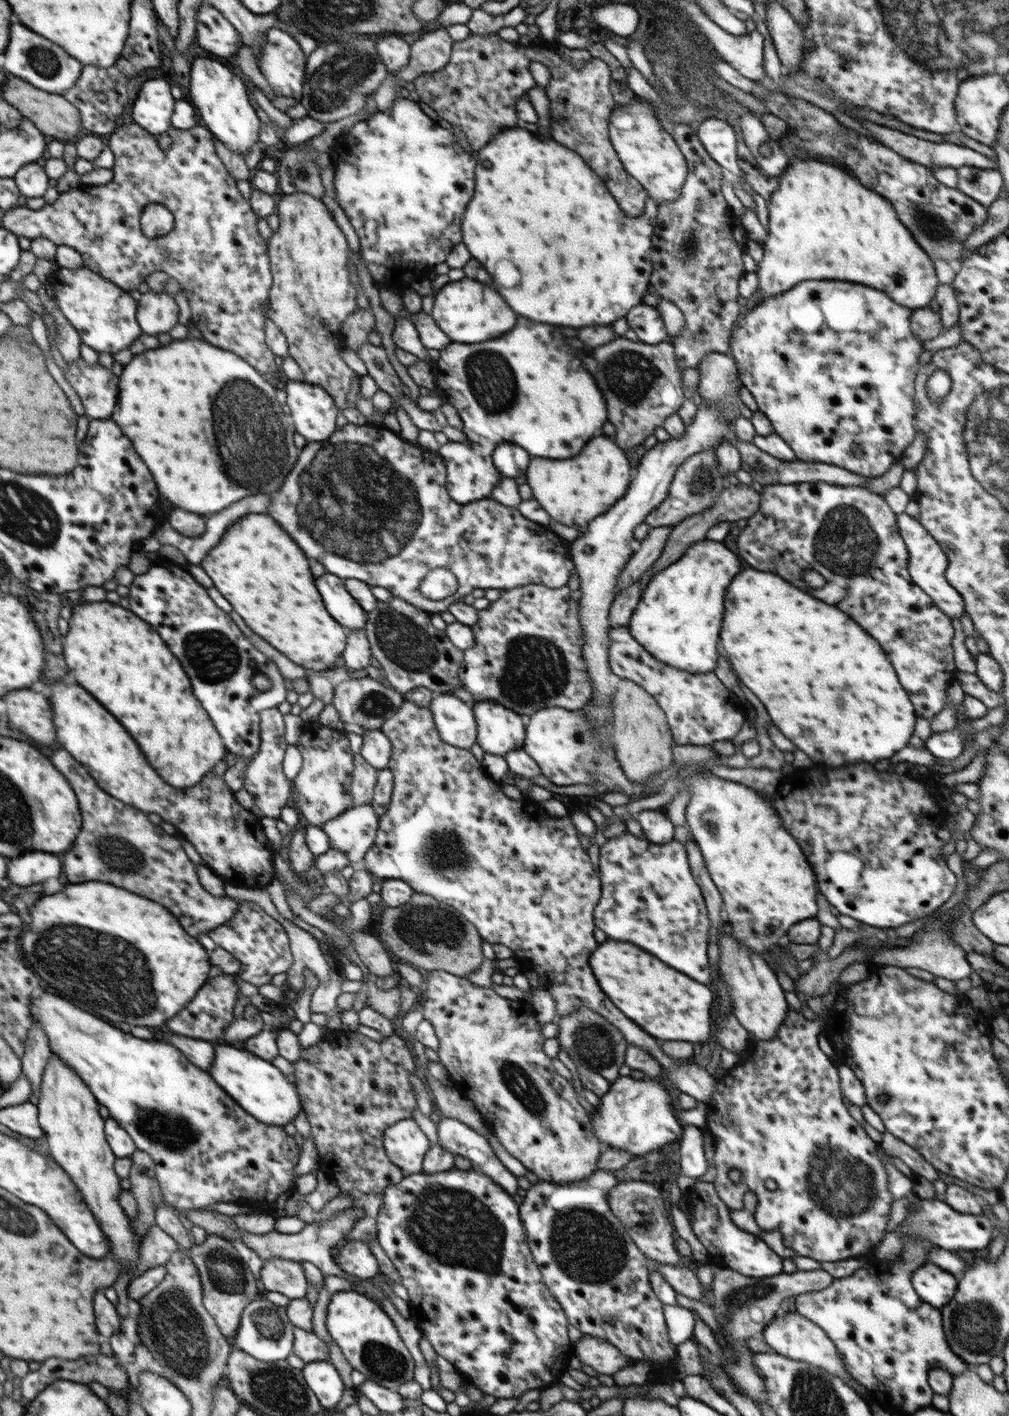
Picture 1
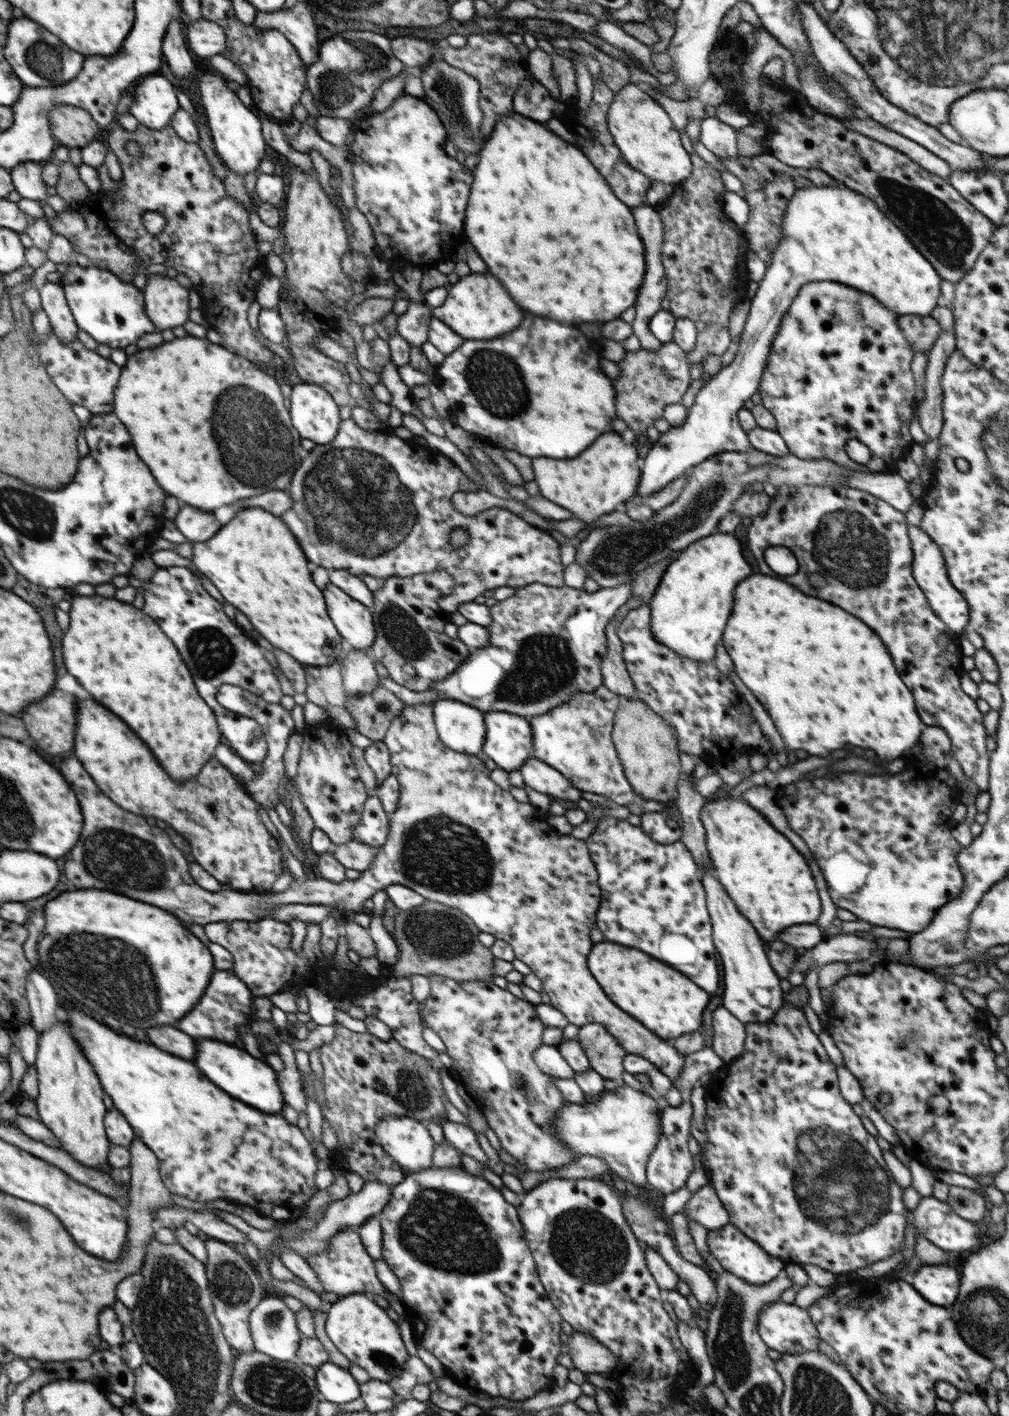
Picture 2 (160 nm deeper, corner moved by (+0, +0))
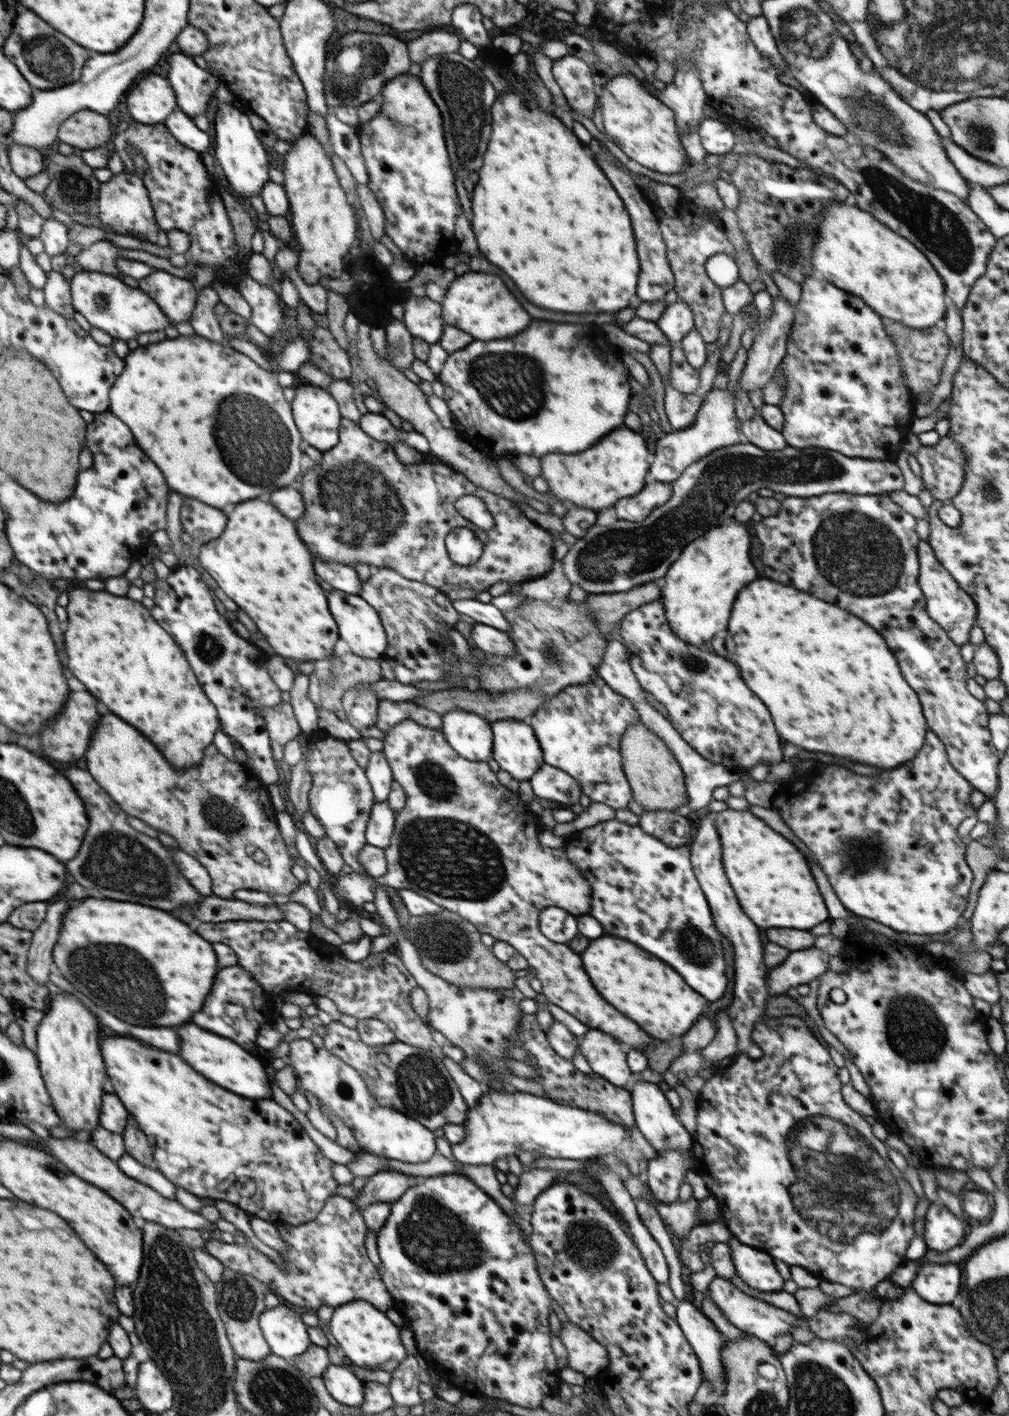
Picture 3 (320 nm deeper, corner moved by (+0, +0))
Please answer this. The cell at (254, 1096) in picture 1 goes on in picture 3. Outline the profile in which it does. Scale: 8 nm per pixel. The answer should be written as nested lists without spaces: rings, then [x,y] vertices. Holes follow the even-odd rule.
[[[184,1024],[178,1028],[180,1036],[180,1056],[202,1076],[206,1076],[210,1082],[216,1082],[218,1086],[244,1096],[244,1098],[266,1098],[272,1096],[271,1070],[267,1062],[258,1062],[252,1054],[236,1046],[236,1042],[228,1038],[220,1038],[218,1034],[212,1034],[208,1030],[200,1030],[194,1024]],[[266,1066],[266,1070],[264,1070]]]

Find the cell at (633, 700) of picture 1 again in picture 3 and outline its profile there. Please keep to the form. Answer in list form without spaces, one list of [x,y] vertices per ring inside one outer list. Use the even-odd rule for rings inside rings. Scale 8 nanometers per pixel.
[[[641,721],[628,727],[620,739],[624,772],[633,790],[633,800],[645,811],[674,811],[688,804],[685,776],[672,751],[660,736],[648,730]]]

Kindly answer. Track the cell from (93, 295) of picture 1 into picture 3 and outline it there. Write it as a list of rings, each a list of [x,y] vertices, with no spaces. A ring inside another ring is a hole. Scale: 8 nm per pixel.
[[[78,268],[70,280],[72,304],[92,328],[107,332],[114,339],[130,340],[142,333],[152,333],[164,330],[170,326],[163,309],[146,291],[139,287],[130,287],[115,275],[104,274],[100,271],[90,271]],[[96,296],[106,296],[108,305],[104,309],[95,303]]]

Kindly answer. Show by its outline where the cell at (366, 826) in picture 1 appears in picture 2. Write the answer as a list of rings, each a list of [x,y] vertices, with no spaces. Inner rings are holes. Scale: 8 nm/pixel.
[[[368,797],[360,820],[353,826],[353,840],[380,847],[387,839],[390,814],[384,812],[380,798]]]

